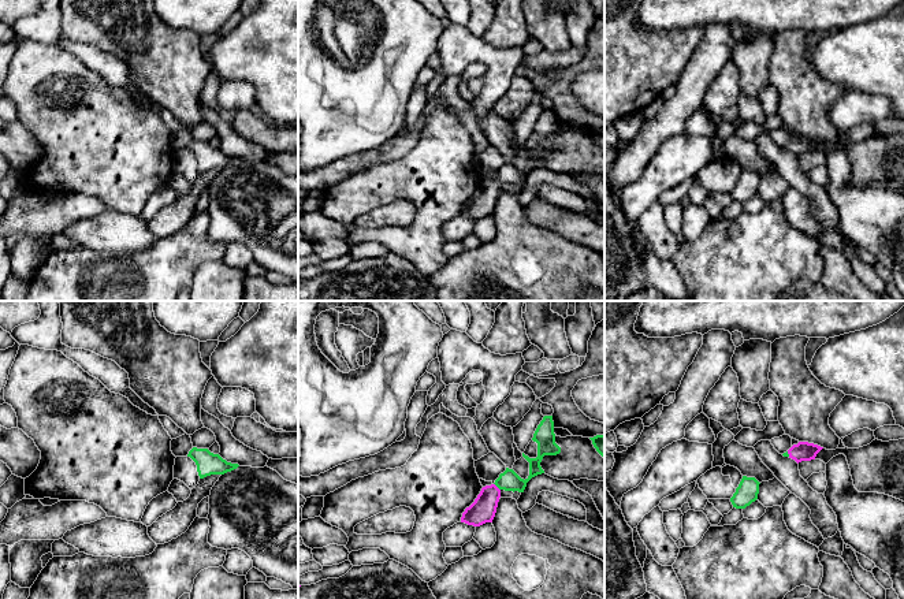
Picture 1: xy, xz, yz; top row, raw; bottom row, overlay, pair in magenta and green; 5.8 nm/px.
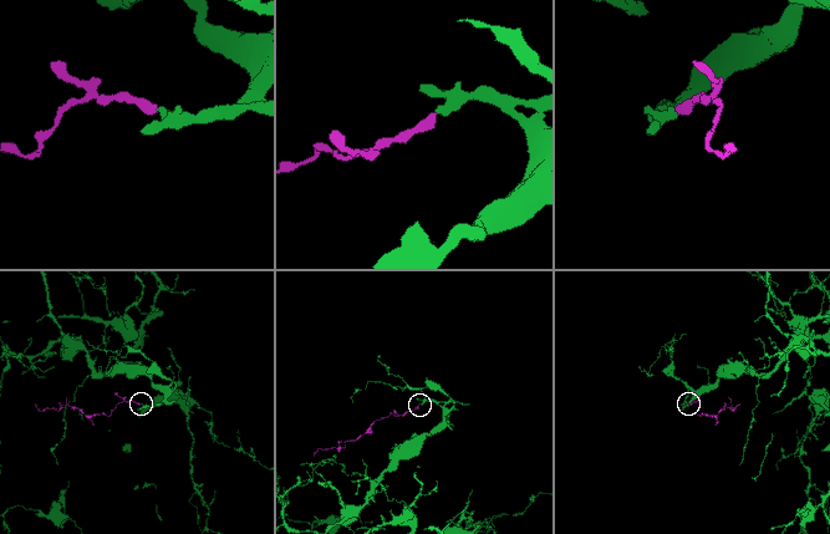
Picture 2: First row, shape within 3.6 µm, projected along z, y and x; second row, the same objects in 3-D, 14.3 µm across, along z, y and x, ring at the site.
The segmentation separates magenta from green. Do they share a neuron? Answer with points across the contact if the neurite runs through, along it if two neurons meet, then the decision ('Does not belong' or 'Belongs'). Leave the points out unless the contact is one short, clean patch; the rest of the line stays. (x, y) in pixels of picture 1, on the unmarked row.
Path across: xz (483, 203), (497, 181), (509, 174). Belongs

